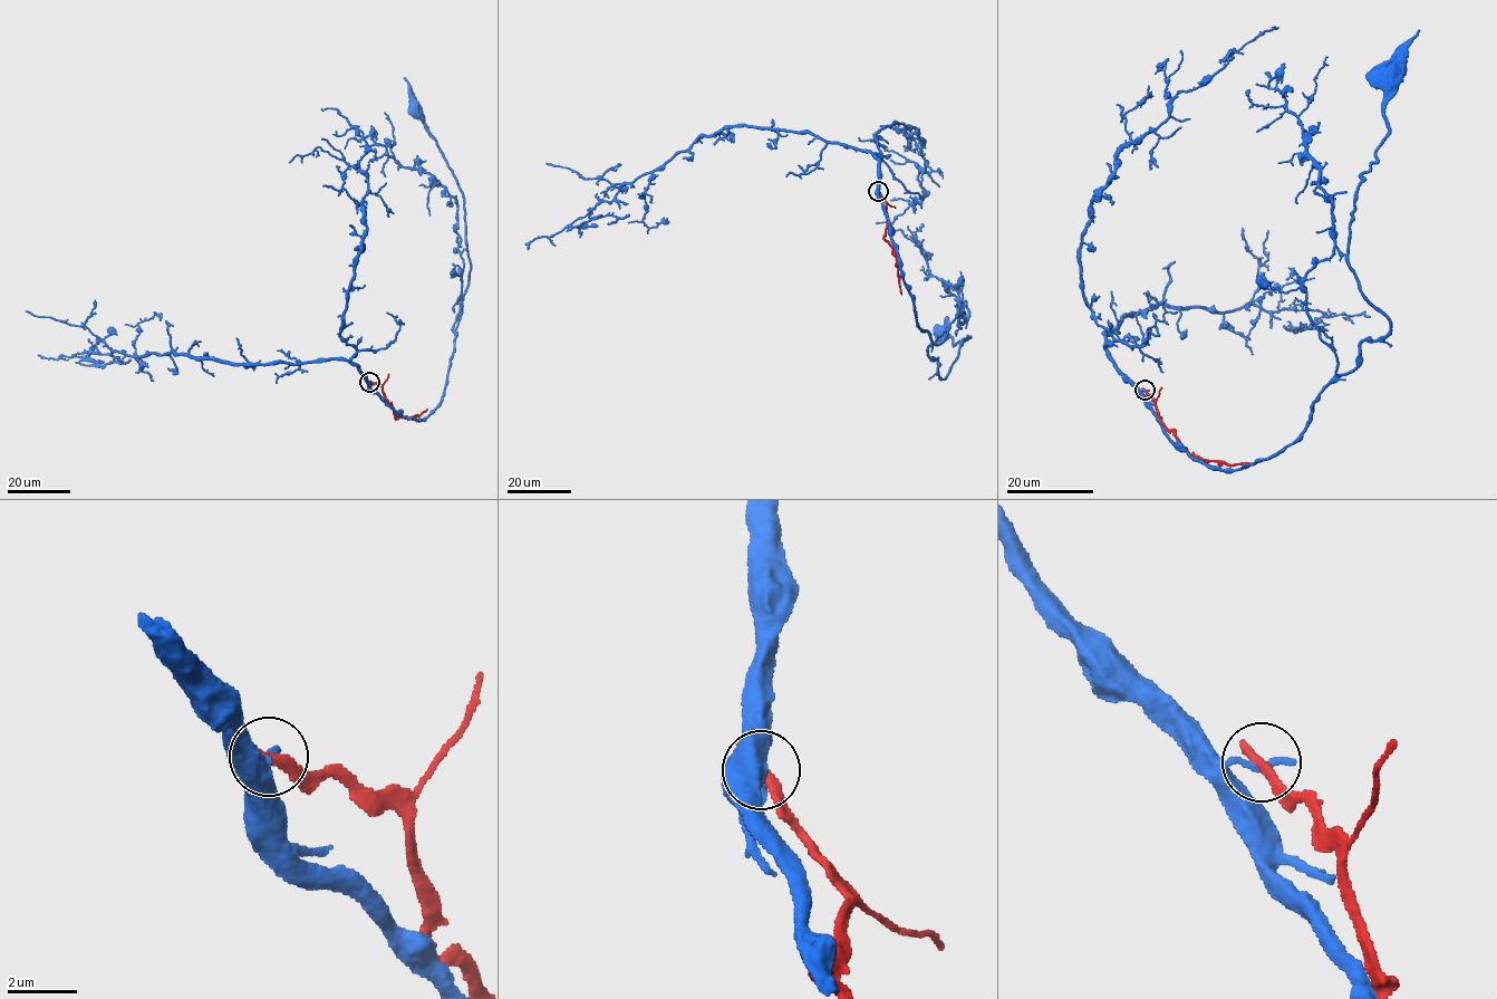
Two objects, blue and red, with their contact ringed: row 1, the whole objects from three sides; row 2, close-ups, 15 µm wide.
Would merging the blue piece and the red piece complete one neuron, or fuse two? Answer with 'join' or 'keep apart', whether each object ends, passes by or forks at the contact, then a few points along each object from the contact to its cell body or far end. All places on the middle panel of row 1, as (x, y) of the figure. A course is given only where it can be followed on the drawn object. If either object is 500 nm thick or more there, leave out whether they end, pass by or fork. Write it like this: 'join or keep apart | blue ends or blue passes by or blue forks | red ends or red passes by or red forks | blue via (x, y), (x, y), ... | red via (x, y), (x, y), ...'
keep apart | blue ends | red ends | blue via (879, 192), (942, 378), (971, 336), (954, 345), (940, 329) | red via (879, 191), (887, 204), (884, 238), (895, 252), (901, 294)

